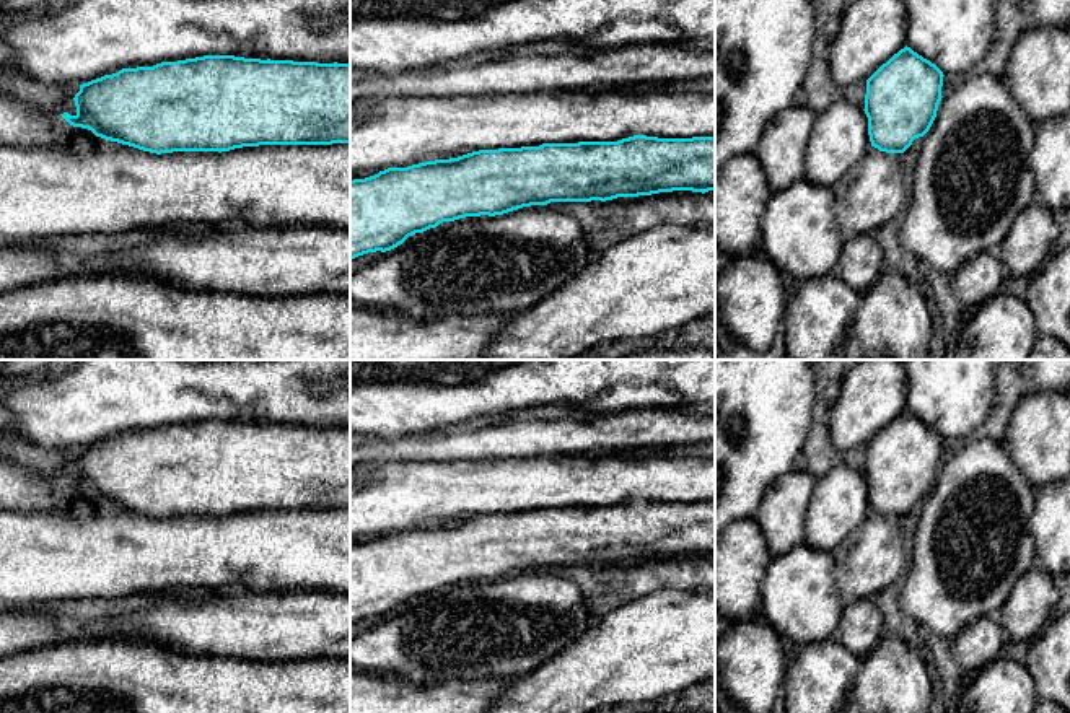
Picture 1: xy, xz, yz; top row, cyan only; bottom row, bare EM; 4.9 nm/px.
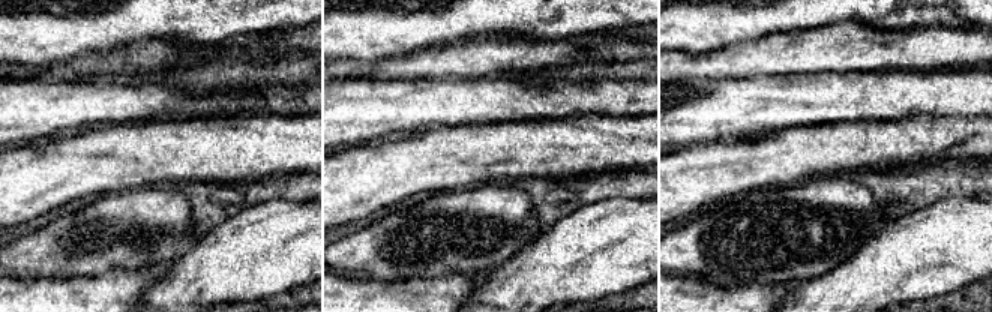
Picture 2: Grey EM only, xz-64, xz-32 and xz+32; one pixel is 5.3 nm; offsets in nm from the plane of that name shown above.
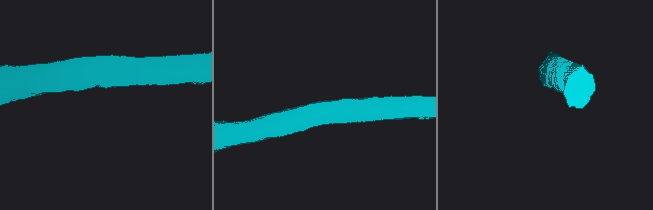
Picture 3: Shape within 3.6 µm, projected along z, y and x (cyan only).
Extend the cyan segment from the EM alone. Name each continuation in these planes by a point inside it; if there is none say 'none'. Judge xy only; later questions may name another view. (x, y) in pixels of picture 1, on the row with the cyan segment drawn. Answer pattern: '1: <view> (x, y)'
none

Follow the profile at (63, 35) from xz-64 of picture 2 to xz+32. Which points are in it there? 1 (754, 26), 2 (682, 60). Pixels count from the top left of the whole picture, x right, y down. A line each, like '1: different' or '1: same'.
1: same
2: different

